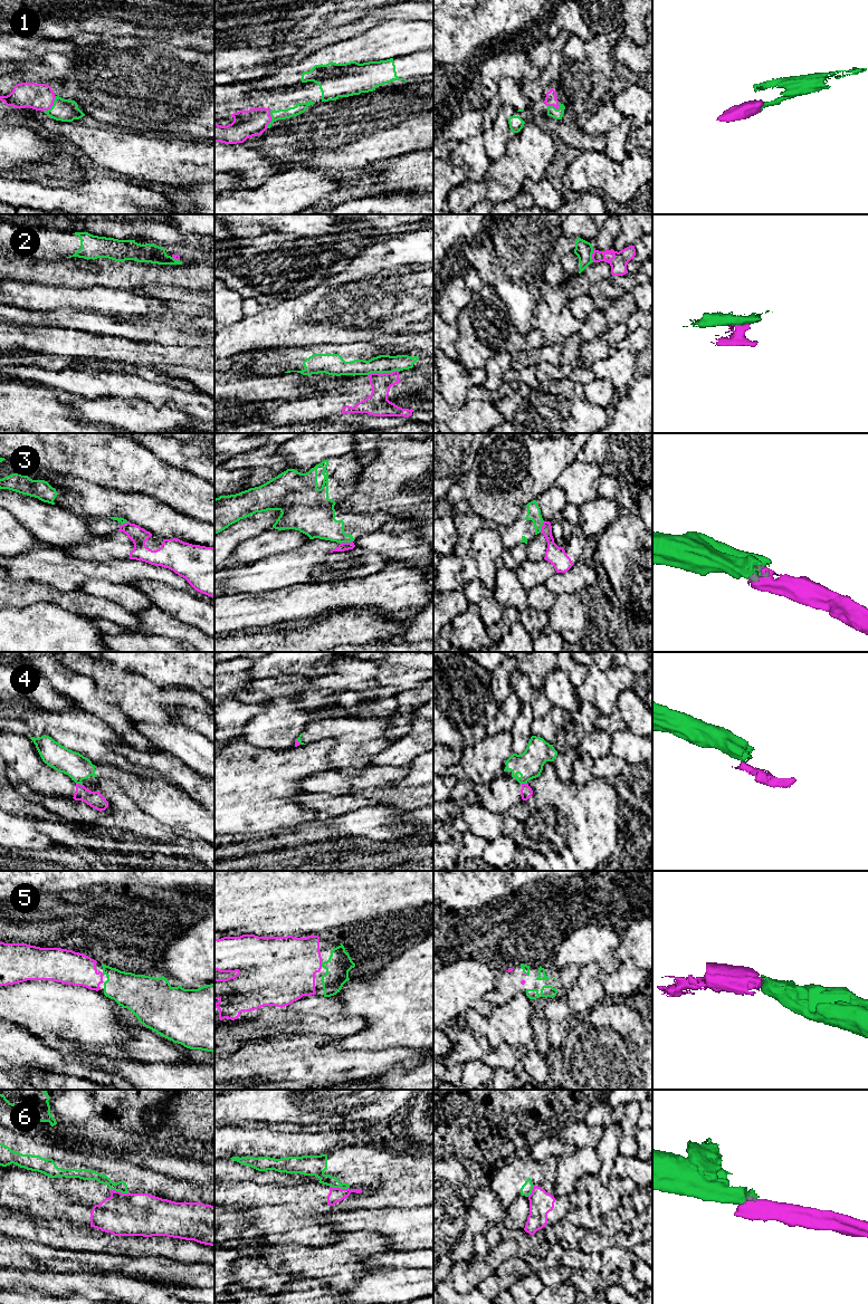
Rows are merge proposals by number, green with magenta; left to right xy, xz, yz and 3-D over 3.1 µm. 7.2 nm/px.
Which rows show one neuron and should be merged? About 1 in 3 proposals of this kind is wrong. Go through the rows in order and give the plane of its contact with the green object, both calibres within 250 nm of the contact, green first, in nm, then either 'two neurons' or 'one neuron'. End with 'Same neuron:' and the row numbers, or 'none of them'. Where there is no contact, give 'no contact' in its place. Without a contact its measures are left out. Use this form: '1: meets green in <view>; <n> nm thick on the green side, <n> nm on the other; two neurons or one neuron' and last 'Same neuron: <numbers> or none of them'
1: meets green in xy; 160 nm thick on the green side, 190 nm on the other; one neuron
2: meets green in xz; 130 nm thick on the green side, 170 nm on the other; two neurons
3: meets green in xz; 240 nm thick on the green side, 60 nm on the other; two neurons
4: meets green in xy; 180 nm thick on the green side, 120 nm on the other; two neurons
5: meets green in xz; 170 nm thick on the green side, 420 nm on the other; one neuron
6: meets green in xz; 140 nm thick on the green side, 110 nm on the other; two neurons
Same neuron: 1, 5

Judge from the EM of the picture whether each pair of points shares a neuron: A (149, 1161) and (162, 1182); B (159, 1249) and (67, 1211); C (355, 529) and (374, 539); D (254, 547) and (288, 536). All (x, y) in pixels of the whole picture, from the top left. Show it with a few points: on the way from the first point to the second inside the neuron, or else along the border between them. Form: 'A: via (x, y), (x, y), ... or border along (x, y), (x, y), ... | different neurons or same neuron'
A: border along (146, 1167), (167, 1175), (180, 1177) | different neurons
B: border along (64, 1220), (80, 1226), (89, 1226) | different neurons
C: border along (380, 528), (366, 531), (354, 540) | different neurons
D: via (263, 546), (272, 542), (279, 542) | same neuron

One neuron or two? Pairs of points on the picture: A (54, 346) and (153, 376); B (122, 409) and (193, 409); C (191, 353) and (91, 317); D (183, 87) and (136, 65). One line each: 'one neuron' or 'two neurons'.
A: two neurons
B: two neurons
C: one neuron
D: one neuron

